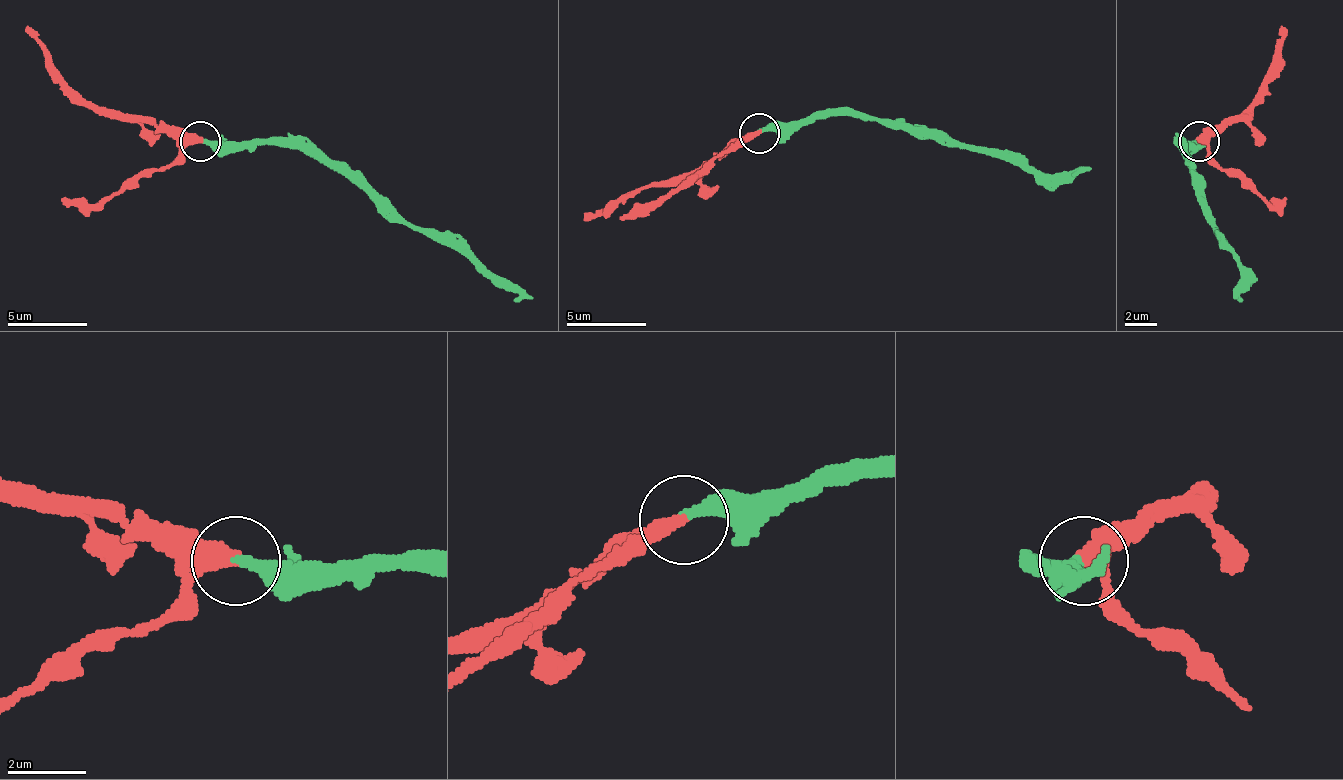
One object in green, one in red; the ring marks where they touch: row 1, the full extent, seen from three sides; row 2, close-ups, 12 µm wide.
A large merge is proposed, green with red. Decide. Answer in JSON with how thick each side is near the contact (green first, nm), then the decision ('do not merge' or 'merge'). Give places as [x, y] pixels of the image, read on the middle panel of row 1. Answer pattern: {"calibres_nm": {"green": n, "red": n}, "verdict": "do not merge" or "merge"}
{"calibres_nm": {"green": 280, "red": 420}, "verdict": "merge"}

